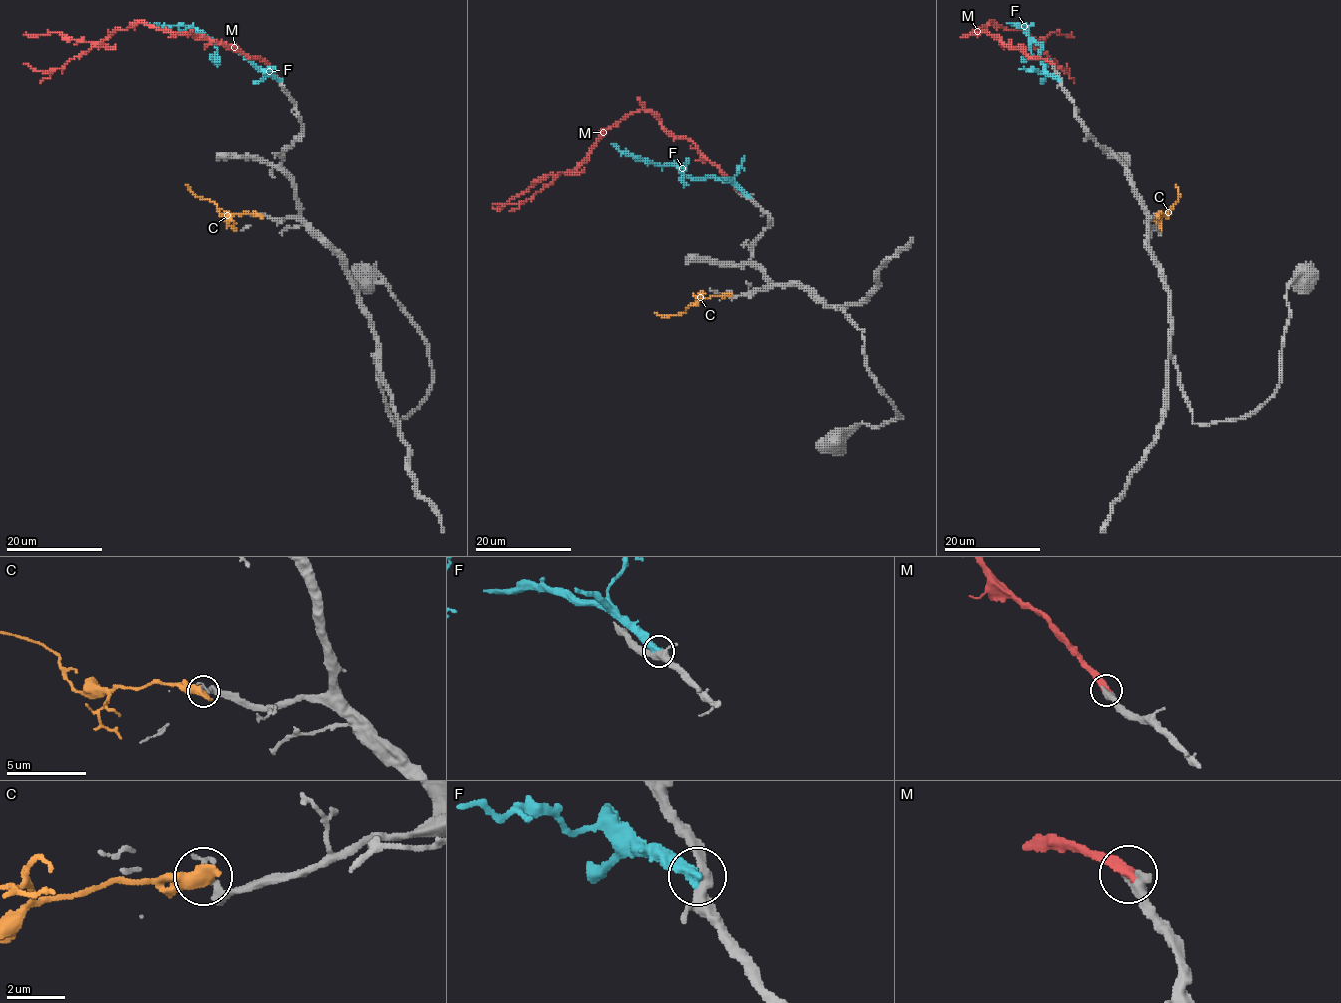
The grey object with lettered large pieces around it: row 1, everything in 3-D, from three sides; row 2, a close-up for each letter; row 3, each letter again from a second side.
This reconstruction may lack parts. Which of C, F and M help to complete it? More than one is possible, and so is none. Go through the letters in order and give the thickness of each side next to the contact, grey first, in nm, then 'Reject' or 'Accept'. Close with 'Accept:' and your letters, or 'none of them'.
C: Thickness 320 nm (grey) against 600 nm. Reject
F: Thickness 400 nm (grey) against 400 nm. Reject
M: Thickness 480 nm (grey) against 420 nm. Accept
Accept: M

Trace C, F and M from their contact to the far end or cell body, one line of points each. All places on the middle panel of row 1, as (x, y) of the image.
C: (729, 295), (697, 300), (679, 314), (654, 313)
F: (748, 196), (719, 179), (691, 178), (673, 165), (636, 160), (622, 154), (611, 143)
M: (736, 189), (690, 140), (637, 110), (609, 127), (576, 168), (561, 172), (531, 198), (492, 203)

